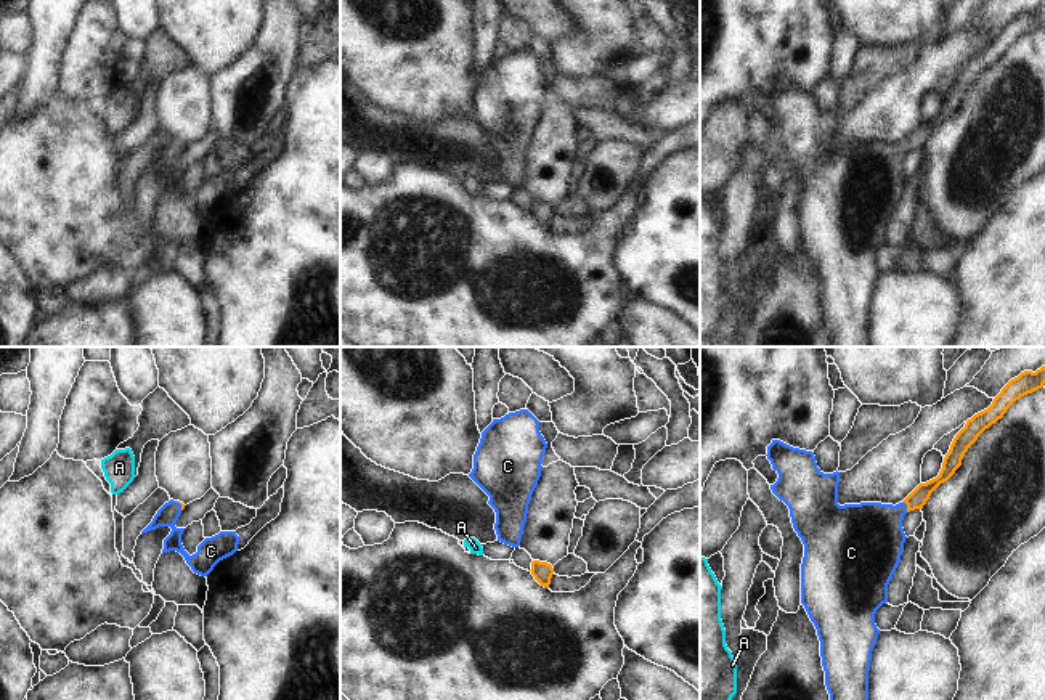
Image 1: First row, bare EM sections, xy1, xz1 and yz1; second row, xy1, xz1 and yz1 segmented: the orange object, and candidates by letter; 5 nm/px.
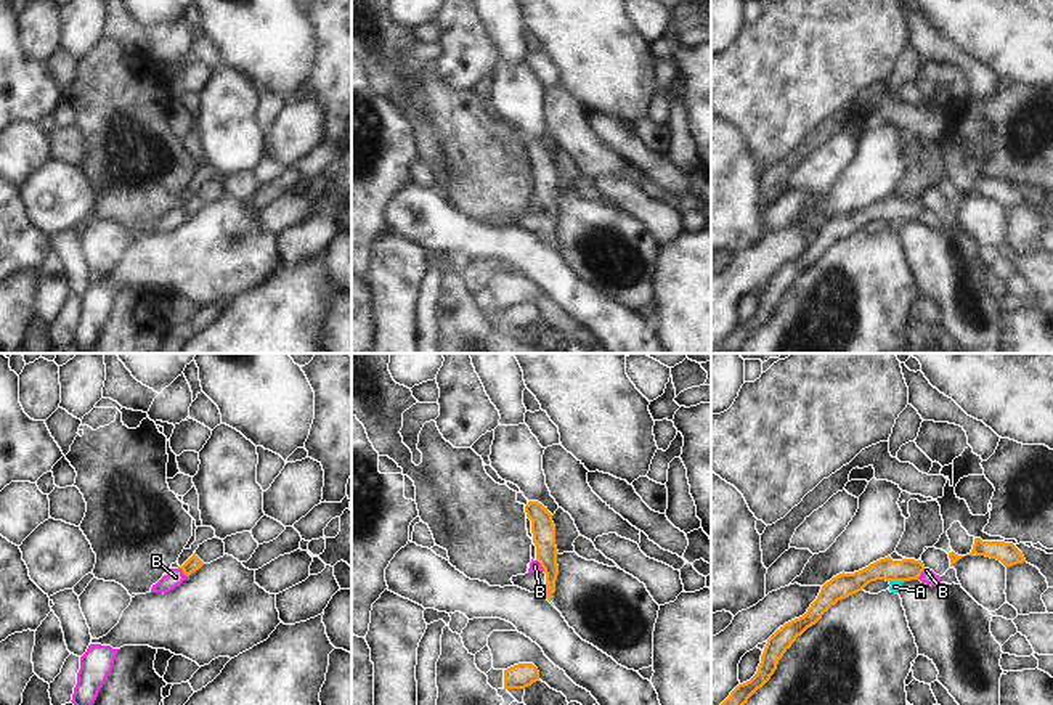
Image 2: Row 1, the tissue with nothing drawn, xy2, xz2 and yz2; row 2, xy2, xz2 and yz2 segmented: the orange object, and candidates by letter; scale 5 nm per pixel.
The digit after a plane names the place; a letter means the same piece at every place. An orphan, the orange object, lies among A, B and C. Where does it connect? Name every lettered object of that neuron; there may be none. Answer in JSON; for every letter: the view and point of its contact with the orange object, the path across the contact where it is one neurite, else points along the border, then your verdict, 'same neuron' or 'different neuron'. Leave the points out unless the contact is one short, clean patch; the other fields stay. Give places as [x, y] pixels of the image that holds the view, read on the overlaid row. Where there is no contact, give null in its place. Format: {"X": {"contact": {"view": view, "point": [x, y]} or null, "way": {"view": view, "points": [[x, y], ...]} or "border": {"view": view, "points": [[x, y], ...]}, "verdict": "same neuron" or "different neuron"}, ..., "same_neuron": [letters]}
{"A": {"contact": {"view": "yz2", "point": [896, 580]}, "border": {"view": "yz2", "points": [[890, 580], [902, 582]]}, "verdict": "different neuron"}, "B": {"contact": {"view": "yz2", "point": [920, 574]}, "border": {"view": "yz2", "points": [[925, 569], [917, 578]]}, "verdict": "different neuron"}, "C": {"contact": {"view": "yz1", "point": [907, 506]}, "way": {"view": "yz1", "points": [[920, 495], [907, 506], [891, 516], [869, 538]]}, "verdict": "same neuron"}, "same_neuron": ["C"]}

